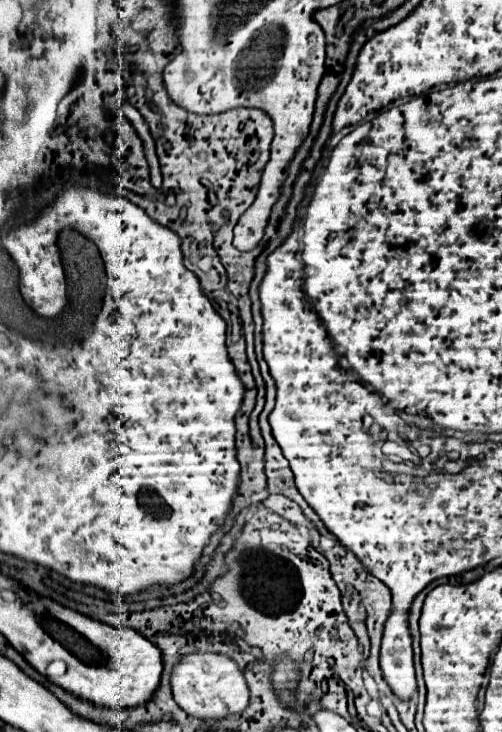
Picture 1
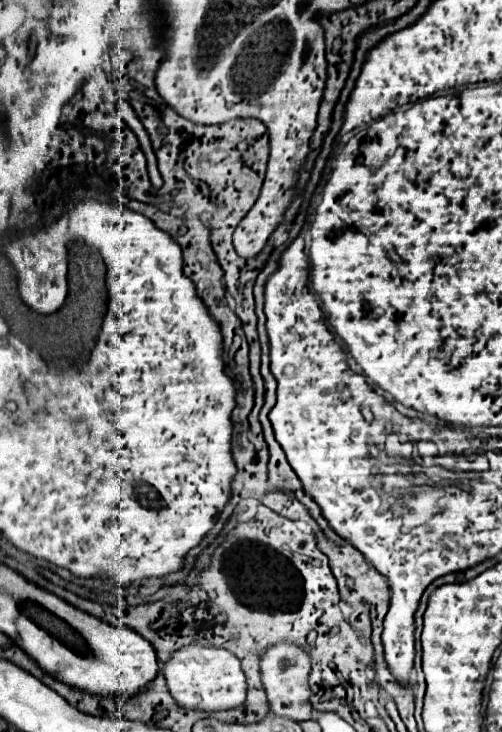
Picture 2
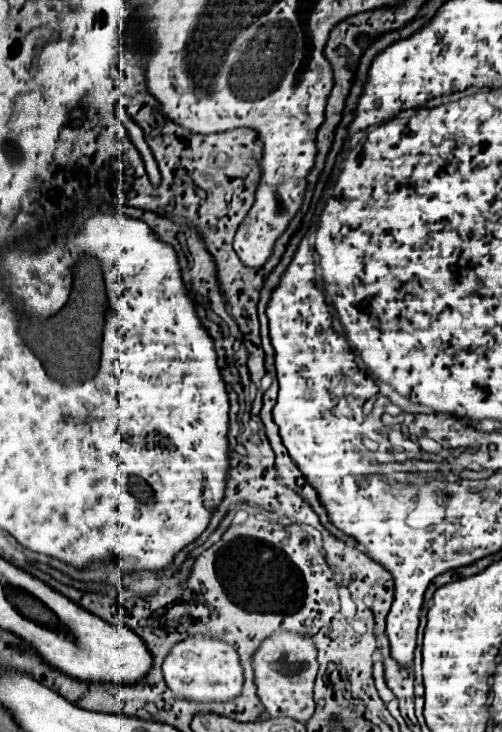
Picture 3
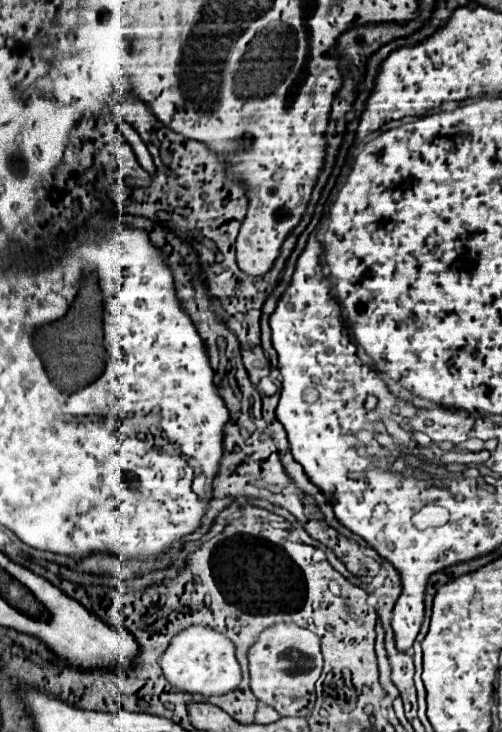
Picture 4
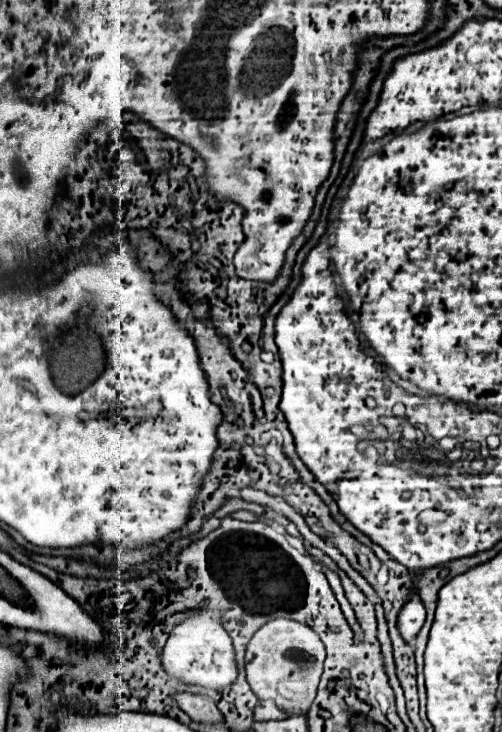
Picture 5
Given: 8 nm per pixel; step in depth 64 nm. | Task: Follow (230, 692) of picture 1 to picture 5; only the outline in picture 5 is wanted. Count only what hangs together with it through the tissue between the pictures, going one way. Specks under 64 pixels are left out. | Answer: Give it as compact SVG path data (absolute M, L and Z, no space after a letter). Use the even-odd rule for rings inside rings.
M216 612L188 614L186 620L172 630L166 642L162 652L162 666L170 678L180 680L184 684L194 684L212 690L222 690L232 686L238 678L238 668L236 668L232 638L220 624L220 614Z

